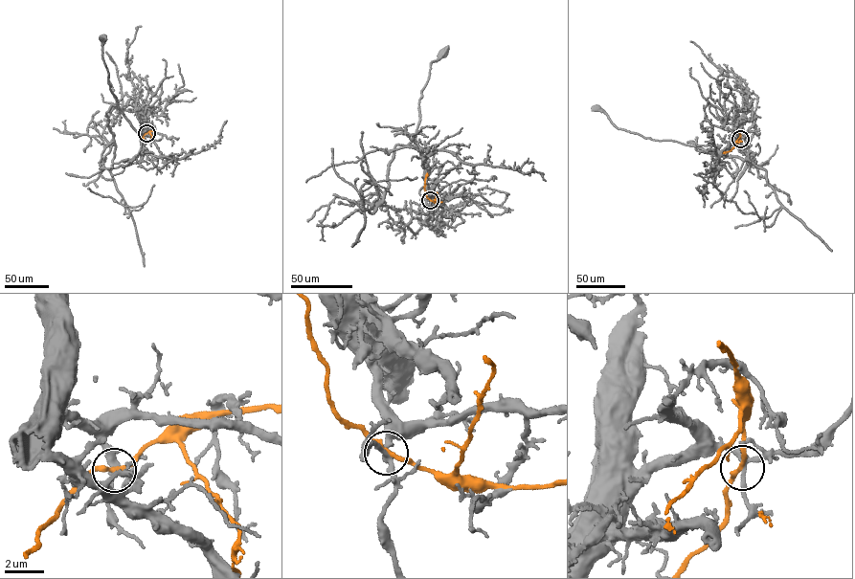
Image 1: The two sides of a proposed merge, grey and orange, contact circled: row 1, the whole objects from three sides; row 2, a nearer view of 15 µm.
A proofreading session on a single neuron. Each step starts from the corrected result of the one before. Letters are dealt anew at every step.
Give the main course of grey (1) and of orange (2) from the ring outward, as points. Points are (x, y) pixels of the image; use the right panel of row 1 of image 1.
1: (740, 138), (734, 139), (714, 154), (618, 129), (596, 107)
2: (740, 138), (733, 148), (723, 153)

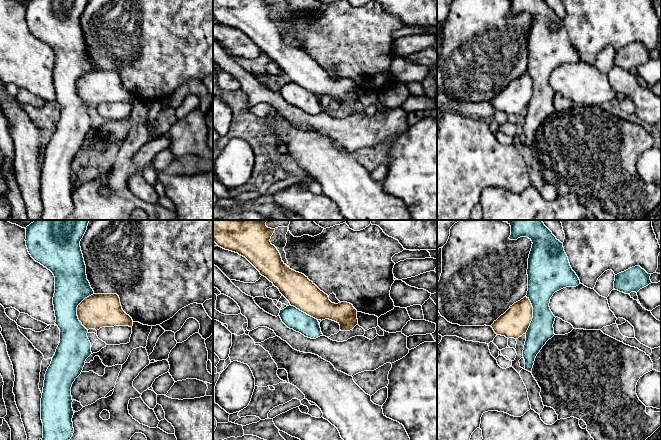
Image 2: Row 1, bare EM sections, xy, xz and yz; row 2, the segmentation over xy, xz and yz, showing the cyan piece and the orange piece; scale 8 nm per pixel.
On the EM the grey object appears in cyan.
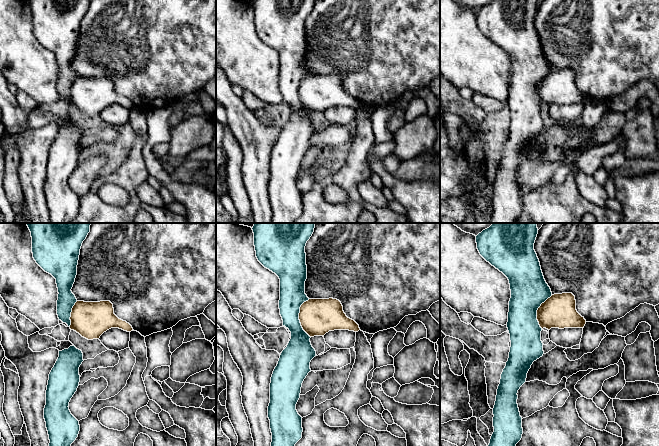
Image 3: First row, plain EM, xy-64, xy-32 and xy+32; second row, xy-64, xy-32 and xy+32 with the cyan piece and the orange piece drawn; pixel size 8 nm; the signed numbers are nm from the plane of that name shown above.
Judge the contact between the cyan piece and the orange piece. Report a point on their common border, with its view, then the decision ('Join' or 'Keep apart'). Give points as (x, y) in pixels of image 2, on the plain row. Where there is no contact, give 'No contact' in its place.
Touches cyan at xy (76, 86). Keep apart

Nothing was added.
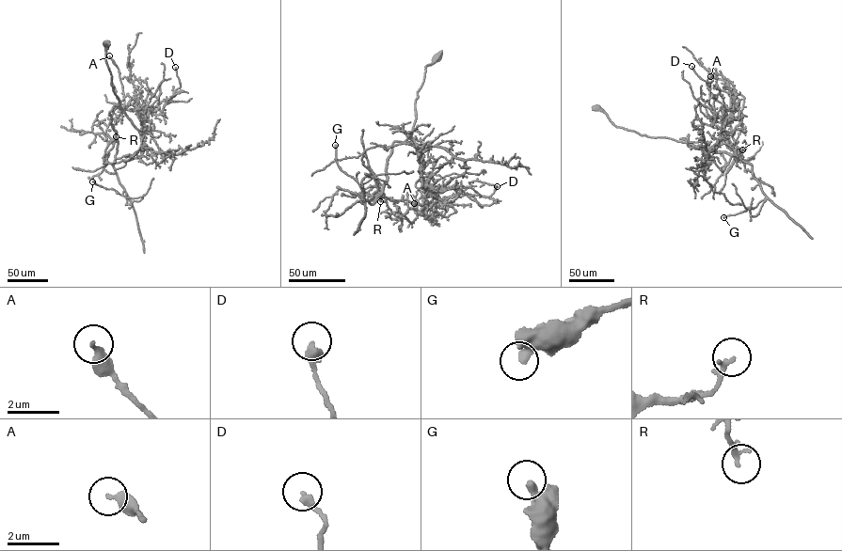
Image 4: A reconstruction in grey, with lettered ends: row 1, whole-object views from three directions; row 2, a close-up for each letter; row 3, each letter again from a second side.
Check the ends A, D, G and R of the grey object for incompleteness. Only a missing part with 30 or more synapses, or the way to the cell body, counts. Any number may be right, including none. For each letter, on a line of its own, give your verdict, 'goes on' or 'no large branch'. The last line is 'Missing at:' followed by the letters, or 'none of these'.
A: no large branch
D: no large branch
G: no large branch
R: no large branch
Missing at: none of these

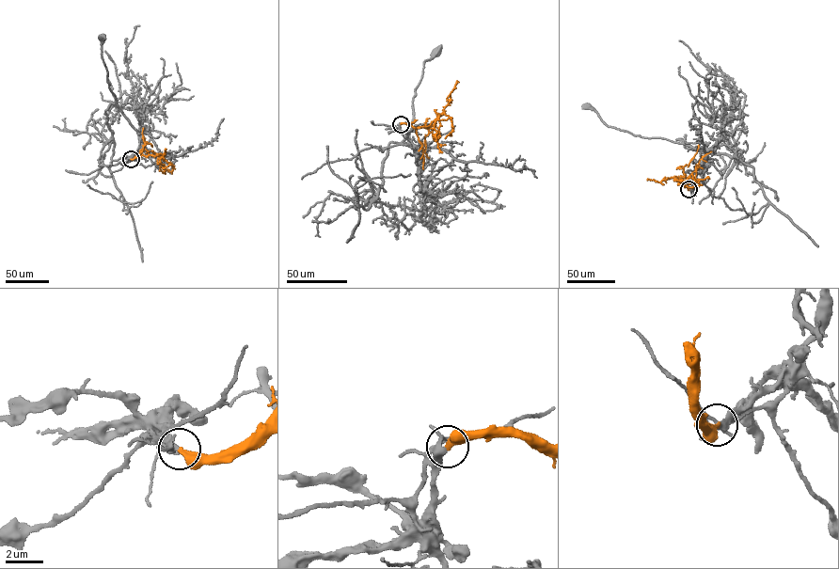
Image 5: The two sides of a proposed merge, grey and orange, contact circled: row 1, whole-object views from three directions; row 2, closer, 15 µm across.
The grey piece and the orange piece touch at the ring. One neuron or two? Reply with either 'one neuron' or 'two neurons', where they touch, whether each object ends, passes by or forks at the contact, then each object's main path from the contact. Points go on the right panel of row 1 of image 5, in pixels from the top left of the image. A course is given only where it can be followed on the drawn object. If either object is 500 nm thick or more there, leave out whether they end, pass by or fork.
one neuron; place (688, 189); grey passes by; orange ends; course grey (688, 189), (698, 173), (706, 166), (708, 157), (704, 151), (685, 144), (635, 135), (609, 127), (587, 105); course orange (688, 189), (685, 177), (675, 178), (683, 184), (709, 178)

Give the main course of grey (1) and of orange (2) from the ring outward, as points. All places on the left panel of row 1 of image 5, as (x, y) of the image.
1: (130, 159), (134, 152), (141, 151), (141, 146), (137, 132), (118, 109), (109, 87), (102, 55), (102, 36)
2: (131, 159), (159, 155), (162, 165), (170, 171)

